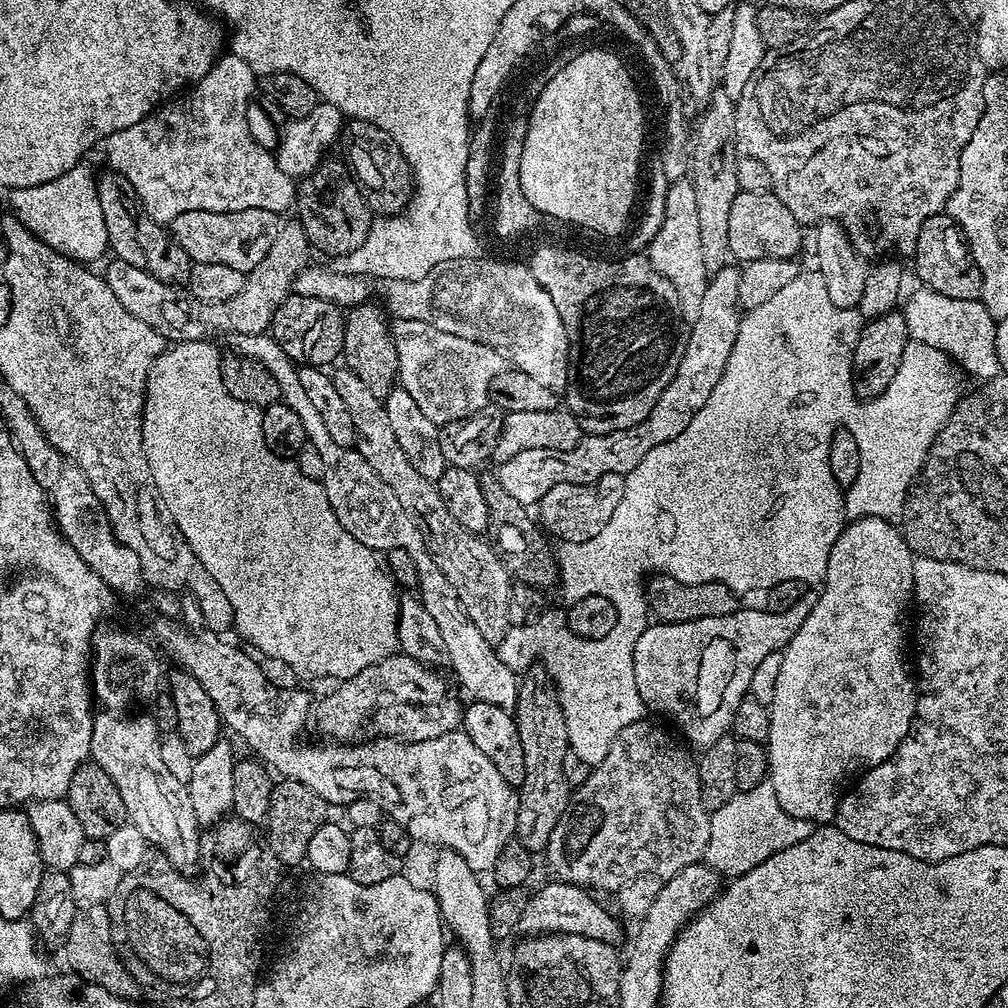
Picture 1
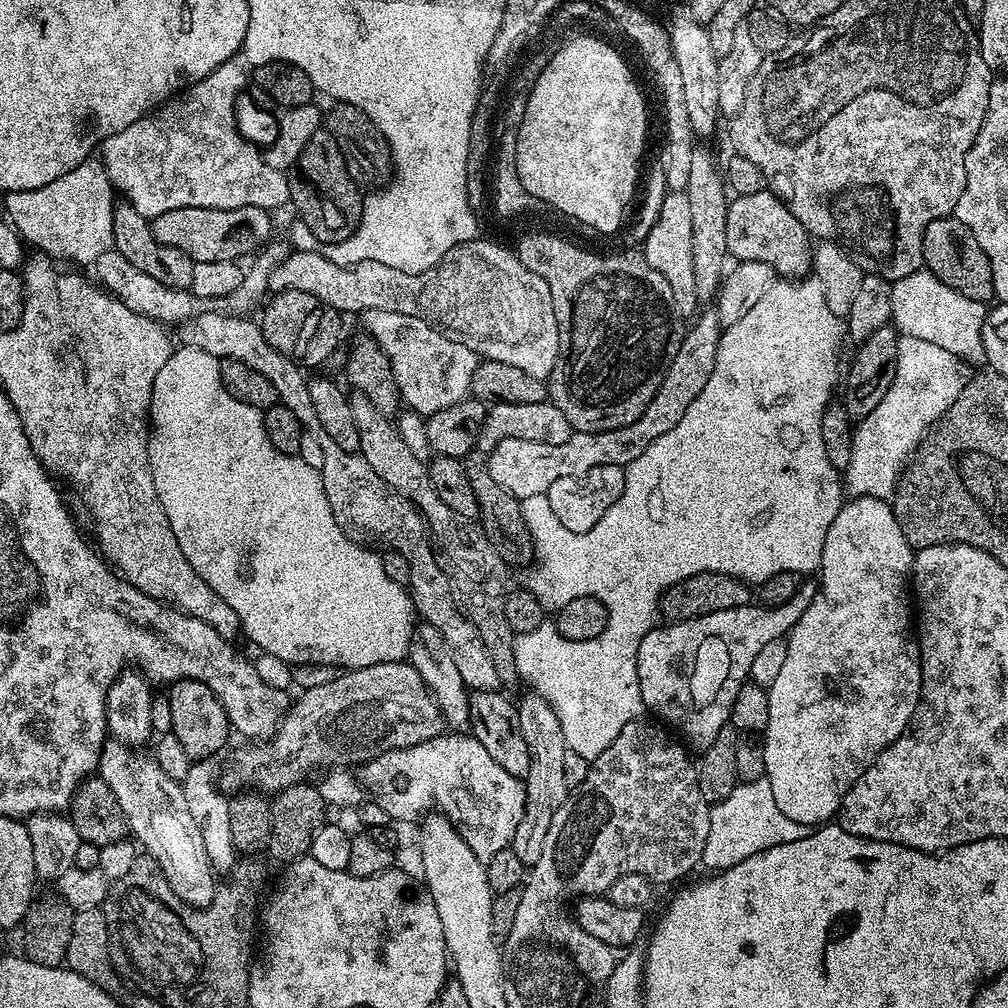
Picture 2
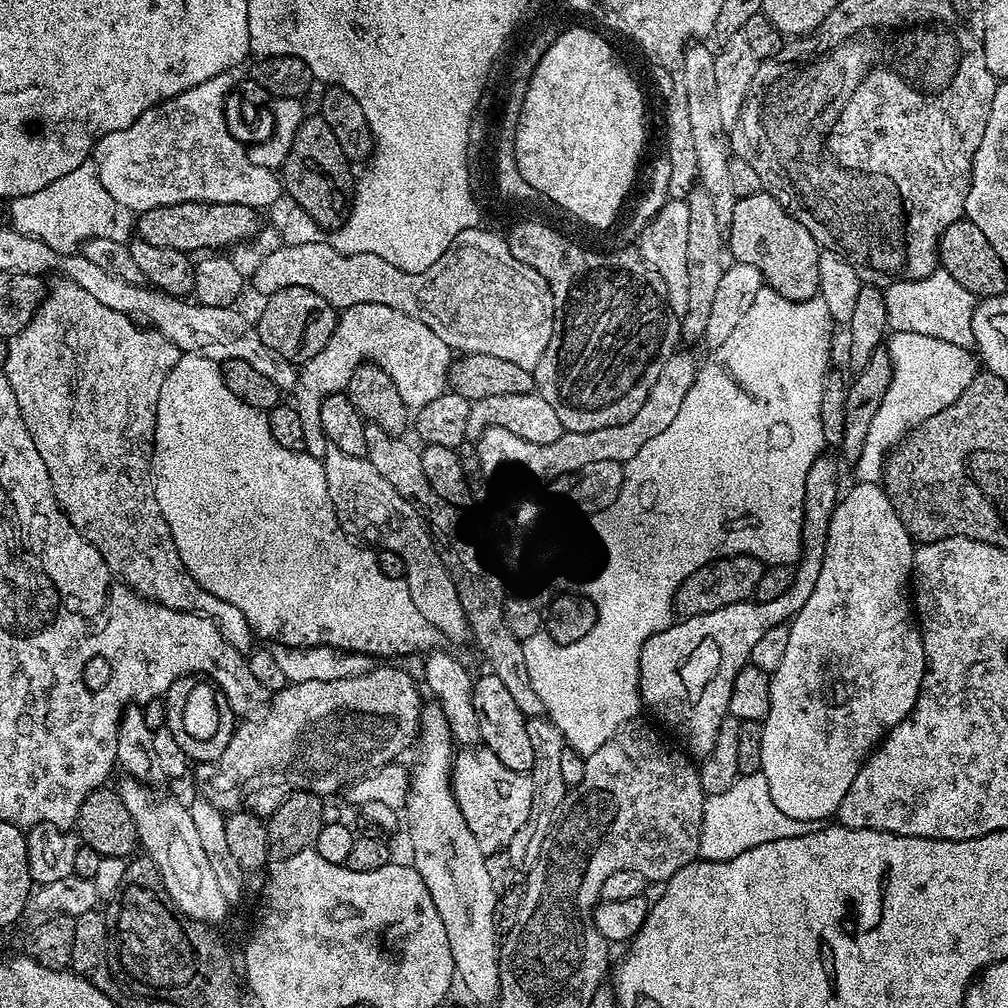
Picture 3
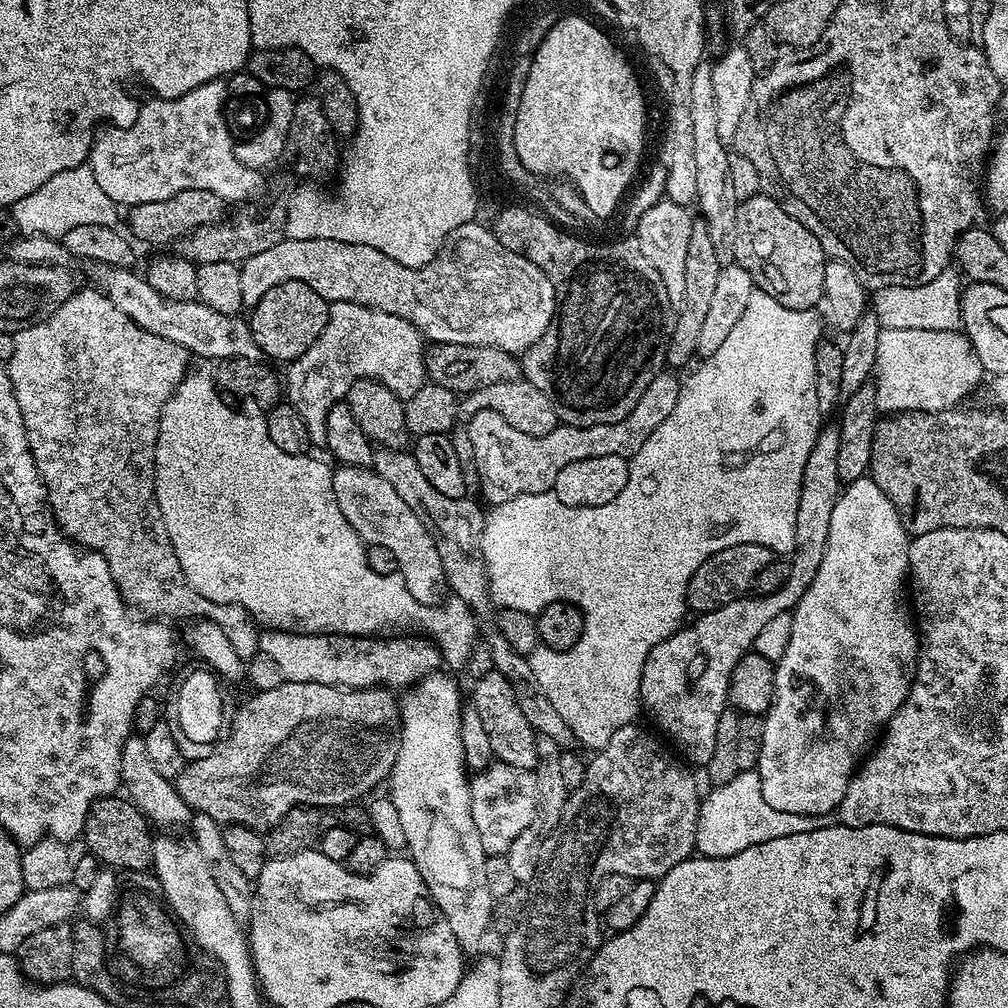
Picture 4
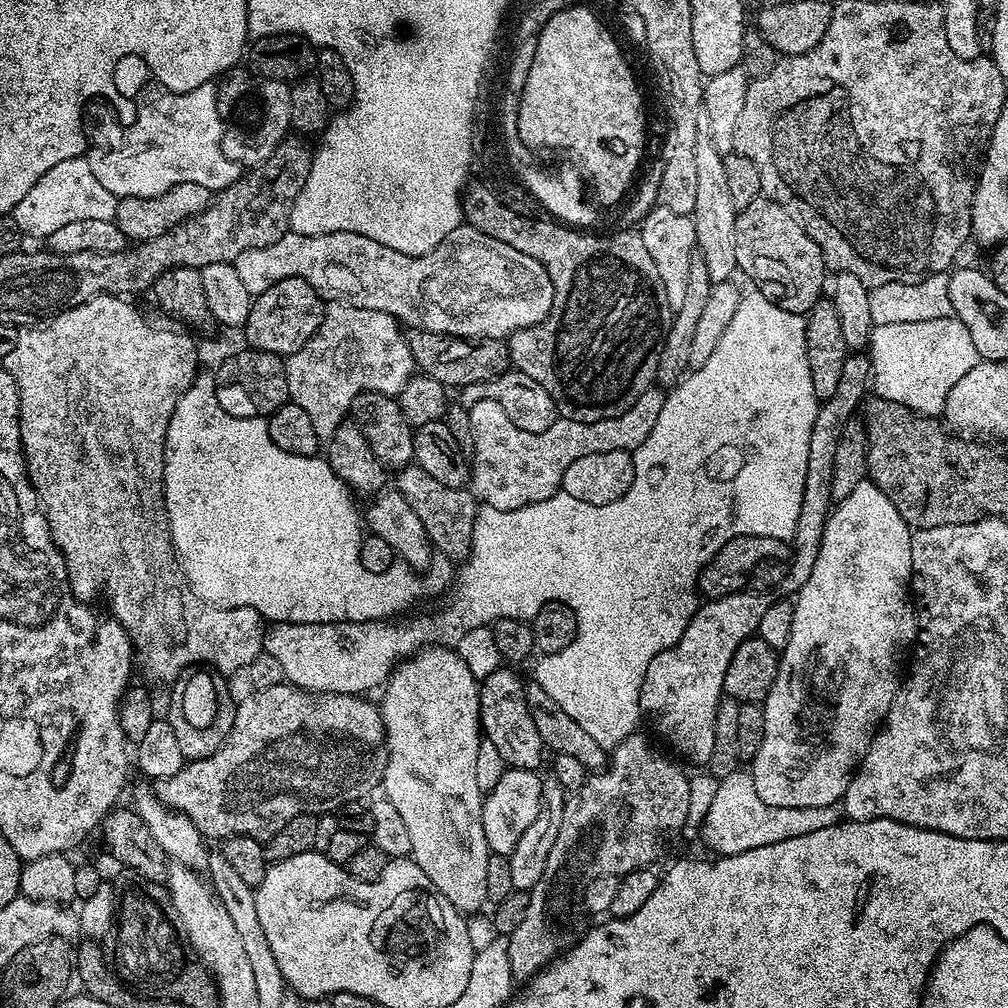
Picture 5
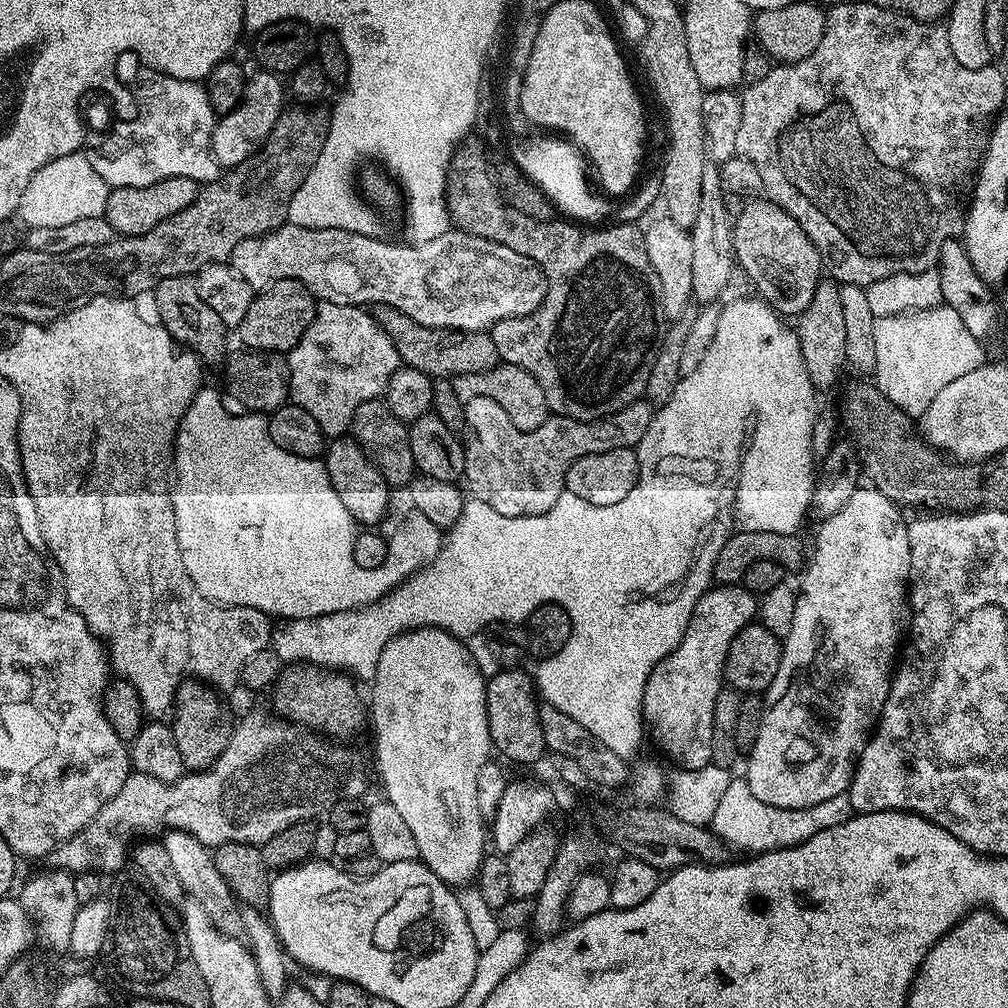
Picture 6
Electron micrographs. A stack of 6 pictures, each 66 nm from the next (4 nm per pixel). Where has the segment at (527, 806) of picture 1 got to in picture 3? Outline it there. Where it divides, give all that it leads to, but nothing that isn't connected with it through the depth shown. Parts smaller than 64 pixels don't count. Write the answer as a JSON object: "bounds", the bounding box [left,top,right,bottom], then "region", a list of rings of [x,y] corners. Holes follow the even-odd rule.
{"bounds":[506,718,566,870],"region":[[[532,718],[526,726],[526,734],[530,738],[530,747],[534,750],[534,766],[530,773],[532,805],[528,821],[522,826],[522,830],[518,830],[518,834],[514,834],[514,838],[510,838],[506,849],[510,854],[510,862],[514,862],[517,870],[527,870],[535,866],[566,795],[562,782],[562,750],[566,745],[558,726],[554,726],[547,718]]]}

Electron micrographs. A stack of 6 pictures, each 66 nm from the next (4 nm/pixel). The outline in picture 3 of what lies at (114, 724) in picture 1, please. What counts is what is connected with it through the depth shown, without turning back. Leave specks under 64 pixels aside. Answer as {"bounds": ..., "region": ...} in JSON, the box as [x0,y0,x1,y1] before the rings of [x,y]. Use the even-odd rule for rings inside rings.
{"bounds":[118,778,230,926],"region":[[[131,778],[122,779],[118,791],[130,818],[134,818],[138,844],[145,848],[147,859],[156,863],[158,874],[166,886],[166,894],[178,906],[178,910],[191,920],[201,920],[204,924],[220,926],[228,916],[230,903],[221,893],[213,867],[209,865],[206,853],[198,839],[189,805],[179,804],[172,796],[162,796],[155,787]]]}

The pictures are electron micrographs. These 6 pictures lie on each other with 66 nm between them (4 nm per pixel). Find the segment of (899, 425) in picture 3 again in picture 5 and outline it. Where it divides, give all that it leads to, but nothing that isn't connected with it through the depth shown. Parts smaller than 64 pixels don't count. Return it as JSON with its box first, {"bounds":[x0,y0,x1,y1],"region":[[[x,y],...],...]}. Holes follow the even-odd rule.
{"bounds":[870,314,981,414],"region":[[[951,314],[930,321],[899,322],[873,327],[870,359],[875,395],[896,400],[925,414],[940,414],[950,390],[981,358],[970,338],[970,330]]]}

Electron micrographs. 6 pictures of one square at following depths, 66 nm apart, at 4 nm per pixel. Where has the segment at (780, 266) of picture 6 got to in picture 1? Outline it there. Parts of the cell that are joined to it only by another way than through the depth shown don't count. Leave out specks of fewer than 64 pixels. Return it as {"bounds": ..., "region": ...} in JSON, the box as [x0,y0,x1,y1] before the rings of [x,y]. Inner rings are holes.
{"bounds":[730,190,805,260],"region":[[[771,190],[767,192],[739,192],[730,206],[730,250],[732,260],[790,260],[797,254],[804,240],[805,229],[782,206]]]}

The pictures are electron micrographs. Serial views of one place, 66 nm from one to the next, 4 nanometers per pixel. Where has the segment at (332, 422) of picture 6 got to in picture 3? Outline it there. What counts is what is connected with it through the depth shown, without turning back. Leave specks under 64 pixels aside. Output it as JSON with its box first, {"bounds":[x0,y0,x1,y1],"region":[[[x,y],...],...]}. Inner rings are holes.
{"bounds":[294,304,454,460],"region":[[[359,304],[343,309],[337,315],[334,334],[330,342],[314,354],[305,364],[299,365],[294,393],[294,407],[298,418],[302,418],[302,438],[304,451],[316,460],[326,458],[326,446],[329,444],[322,430],[320,411],[322,402],[330,394],[343,392],[350,382],[350,374],[359,364],[376,364],[398,386],[402,402],[410,410],[421,408],[426,402],[441,396],[448,388],[448,369],[452,367],[454,349],[446,346],[426,322],[394,310],[394,306],[381,304]],[[296,399],[296,400],[295,400]]]}

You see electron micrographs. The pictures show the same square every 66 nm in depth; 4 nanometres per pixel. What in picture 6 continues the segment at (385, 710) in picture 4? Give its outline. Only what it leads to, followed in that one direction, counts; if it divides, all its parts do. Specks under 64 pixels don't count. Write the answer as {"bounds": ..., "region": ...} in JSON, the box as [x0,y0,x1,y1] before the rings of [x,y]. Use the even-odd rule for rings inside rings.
{"bounds":[51,712,368,874],"region":[[[248,712],[241,720],[239,717],[232,729],[230,742],[226,742],[226,750],[218,754],[215,762],[206,769],[189,771],[172,784],[150,778],[150,774],[129,771],[126,782],[122,782],[122,790],[114,794],[114,798],[110,798],[102,810],[98,810],[96,817],[81,832],[58,845],[56,851],[51,853],[51,867],[73,874],[116,872],[129,859],[132,836],[148,838],[165,830],[190,834],[213,850],[221,844],[262,846],[274,838],[274,834],[282,834],[286,826],[315,821],[315,816],[323,817],[334,802],[363,797],[363,792],[368,788],[368,764],[358,749],[347,748],[344,745],[347,743],[337,742],[268,712]]]}

